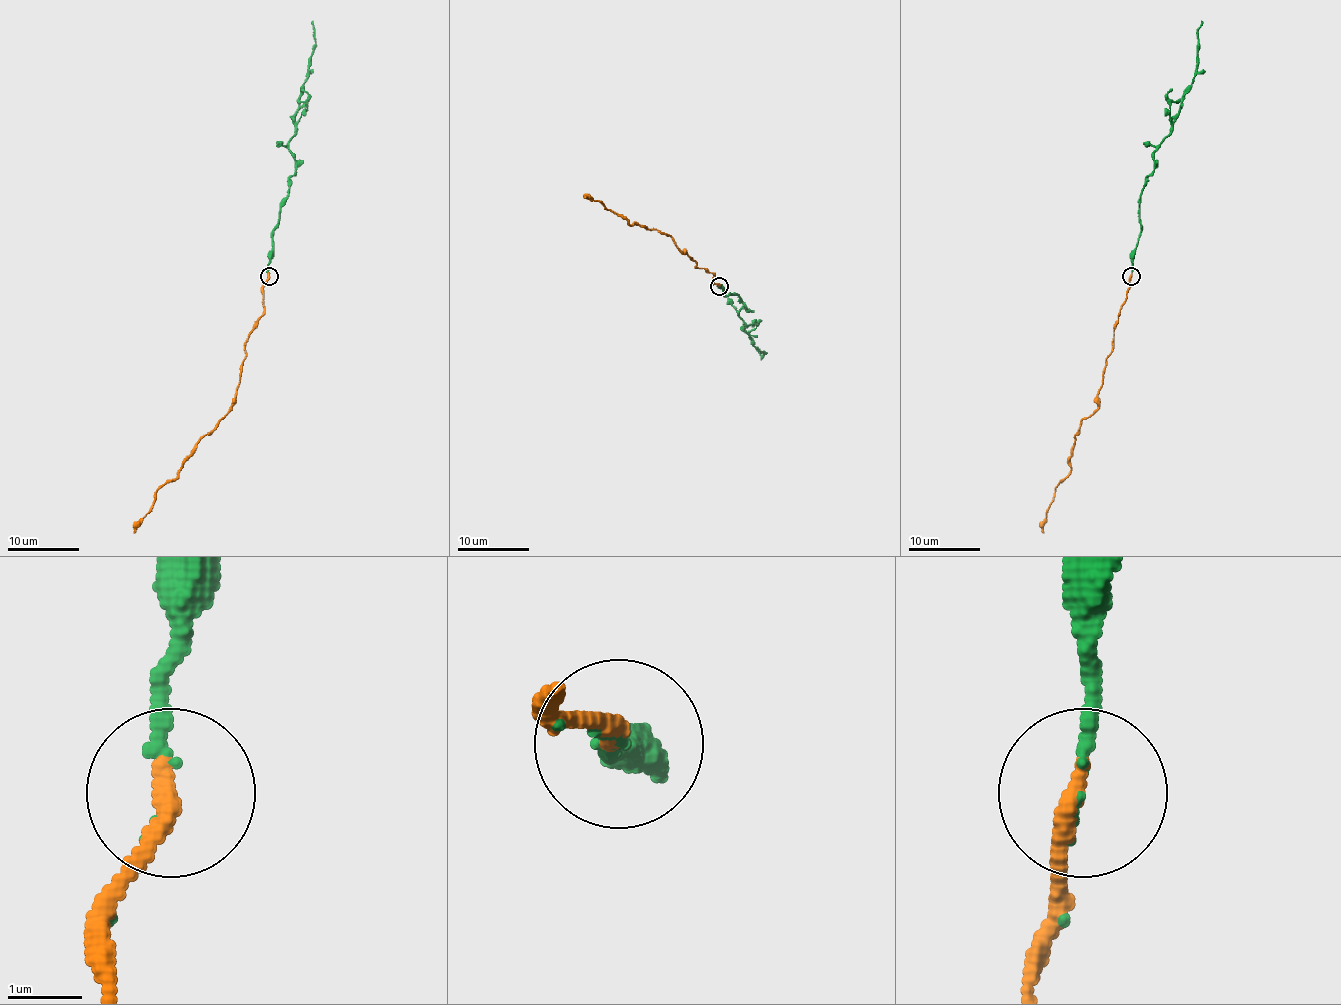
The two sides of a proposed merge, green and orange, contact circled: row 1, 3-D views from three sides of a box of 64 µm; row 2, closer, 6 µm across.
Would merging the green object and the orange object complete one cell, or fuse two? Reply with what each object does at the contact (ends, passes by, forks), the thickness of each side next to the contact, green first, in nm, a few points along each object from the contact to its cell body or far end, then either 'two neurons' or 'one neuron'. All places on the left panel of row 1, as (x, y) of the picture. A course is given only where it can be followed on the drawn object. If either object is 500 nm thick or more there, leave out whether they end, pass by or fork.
green ends | orange ends | 120/260 nm | green via (268, 276), (279, 203), (288, 194), (295, 169), (288, 144), (315, 43), (313, 20) | orange via (268, 276), (263, 315), (245, 344), (234, 403), (179, 473), (156, 493), (134, 532) | one neuron

